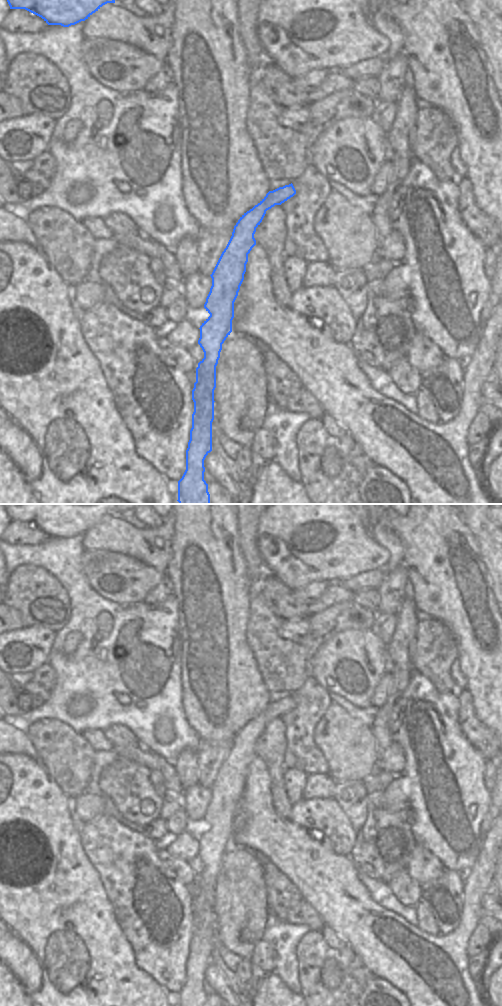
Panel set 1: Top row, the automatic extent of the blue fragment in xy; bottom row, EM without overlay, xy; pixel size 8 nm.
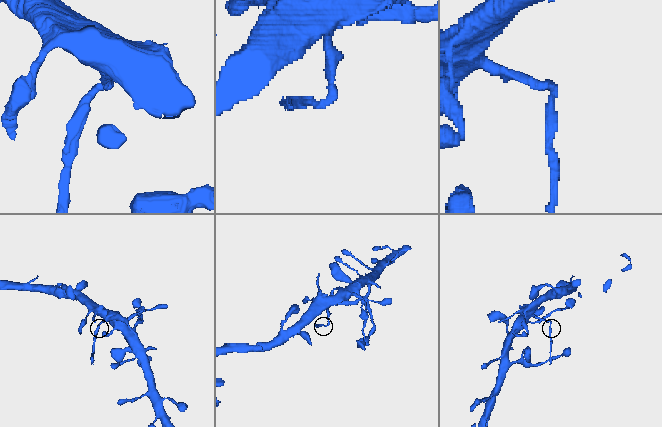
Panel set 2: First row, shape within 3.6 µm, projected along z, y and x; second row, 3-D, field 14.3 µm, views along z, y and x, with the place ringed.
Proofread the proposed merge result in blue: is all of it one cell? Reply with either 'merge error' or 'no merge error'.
merge error

